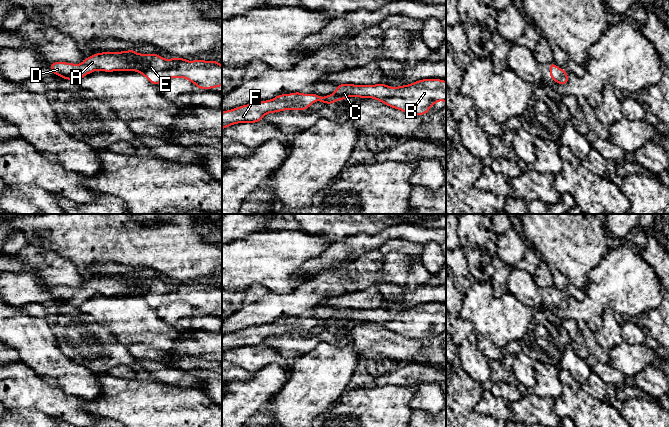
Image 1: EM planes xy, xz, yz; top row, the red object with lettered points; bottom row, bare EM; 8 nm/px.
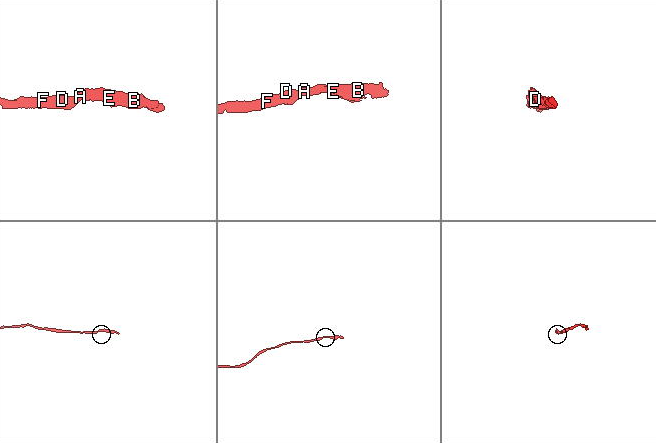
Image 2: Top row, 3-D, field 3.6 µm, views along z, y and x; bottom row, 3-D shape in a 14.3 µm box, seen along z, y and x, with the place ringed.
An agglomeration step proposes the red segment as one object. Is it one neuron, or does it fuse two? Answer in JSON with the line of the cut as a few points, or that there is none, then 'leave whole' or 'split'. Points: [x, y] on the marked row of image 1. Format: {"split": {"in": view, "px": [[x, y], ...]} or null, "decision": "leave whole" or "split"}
{"split": null, "decision": "leave whole"}

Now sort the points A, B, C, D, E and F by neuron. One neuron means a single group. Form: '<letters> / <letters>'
A B C D E F

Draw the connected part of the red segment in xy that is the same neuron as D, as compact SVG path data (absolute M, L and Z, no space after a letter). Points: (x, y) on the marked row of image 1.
M134 49L121 52L101 52L87 57L82 63L74 64L67 62L53 62L49 64L54 75L62 79L69 79L79 83L86 74L101 70L104 72L135 71L141 73L153 85L157 86L160 82L180 77L189 80L197 86L198 89L212 89L222 86L222 65L216 61L205 61L196 59L188 61L184 58L174 57L165 59L158 54L136 53Z

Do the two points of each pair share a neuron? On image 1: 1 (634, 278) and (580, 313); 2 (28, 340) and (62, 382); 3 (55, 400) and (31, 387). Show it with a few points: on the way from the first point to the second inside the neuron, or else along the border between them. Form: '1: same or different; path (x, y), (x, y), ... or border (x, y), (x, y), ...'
1: same; path (621, 282), (614, 283), (593, 304)
2: same; path (38, 350), (60, 372)
3: same; path (49, 399), (37, 393)

